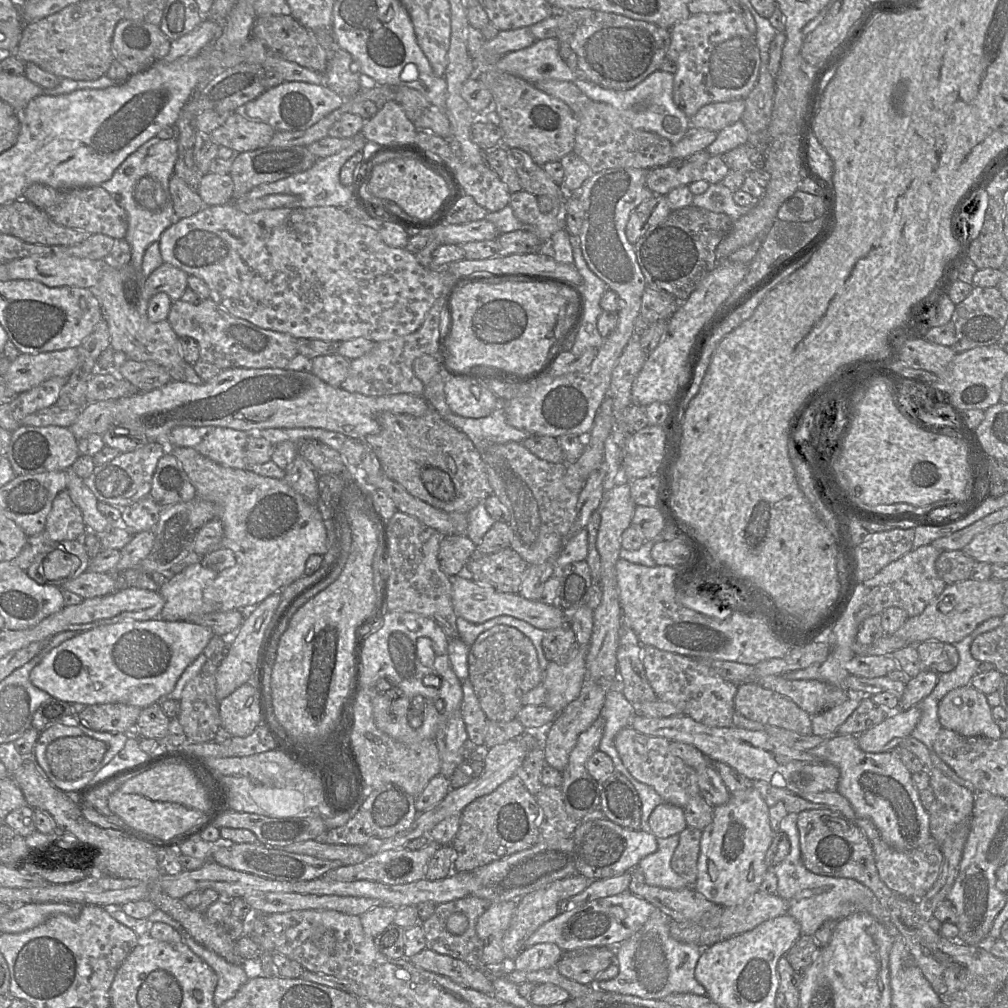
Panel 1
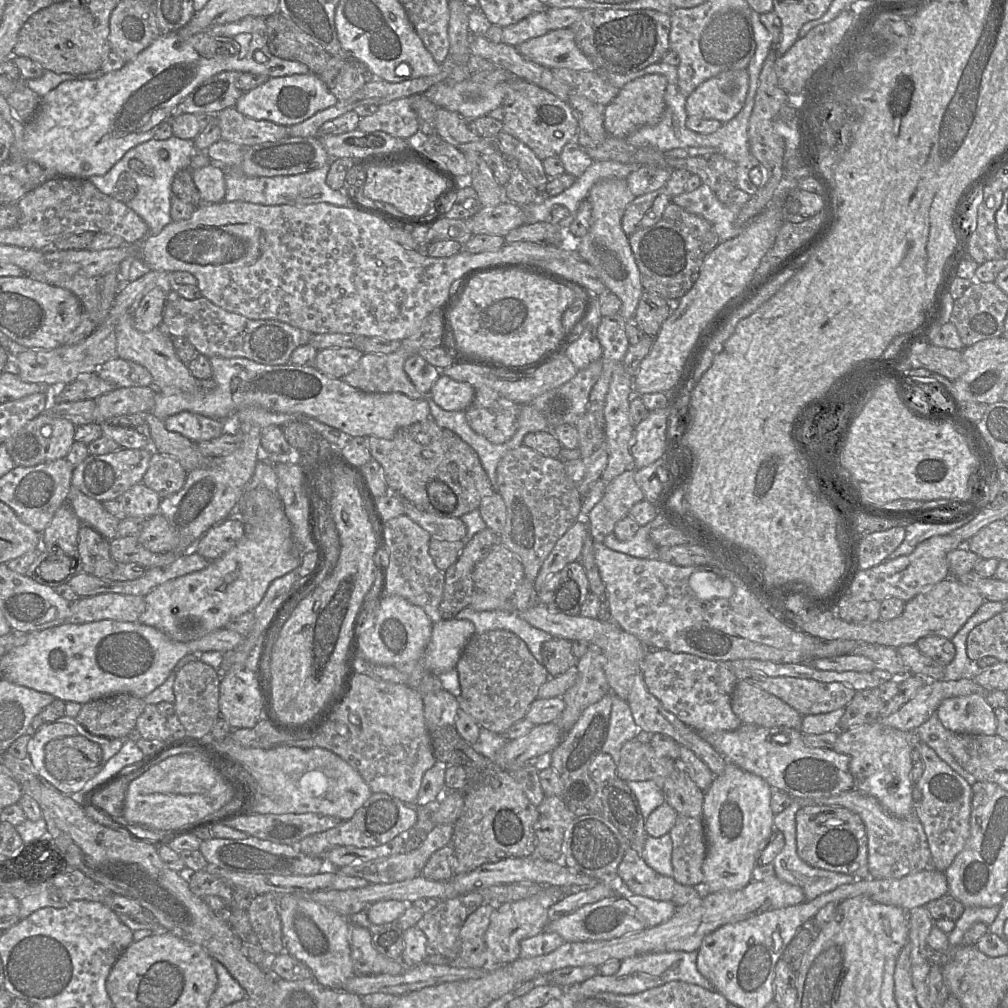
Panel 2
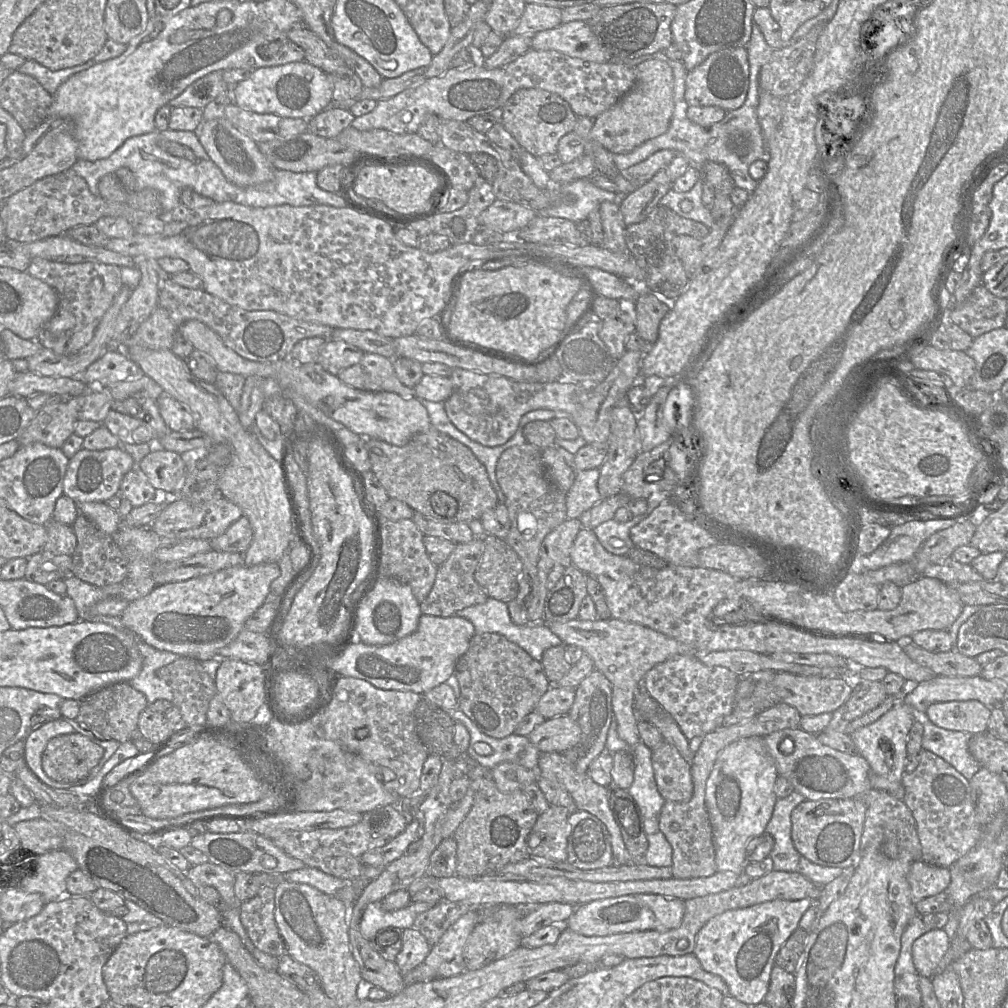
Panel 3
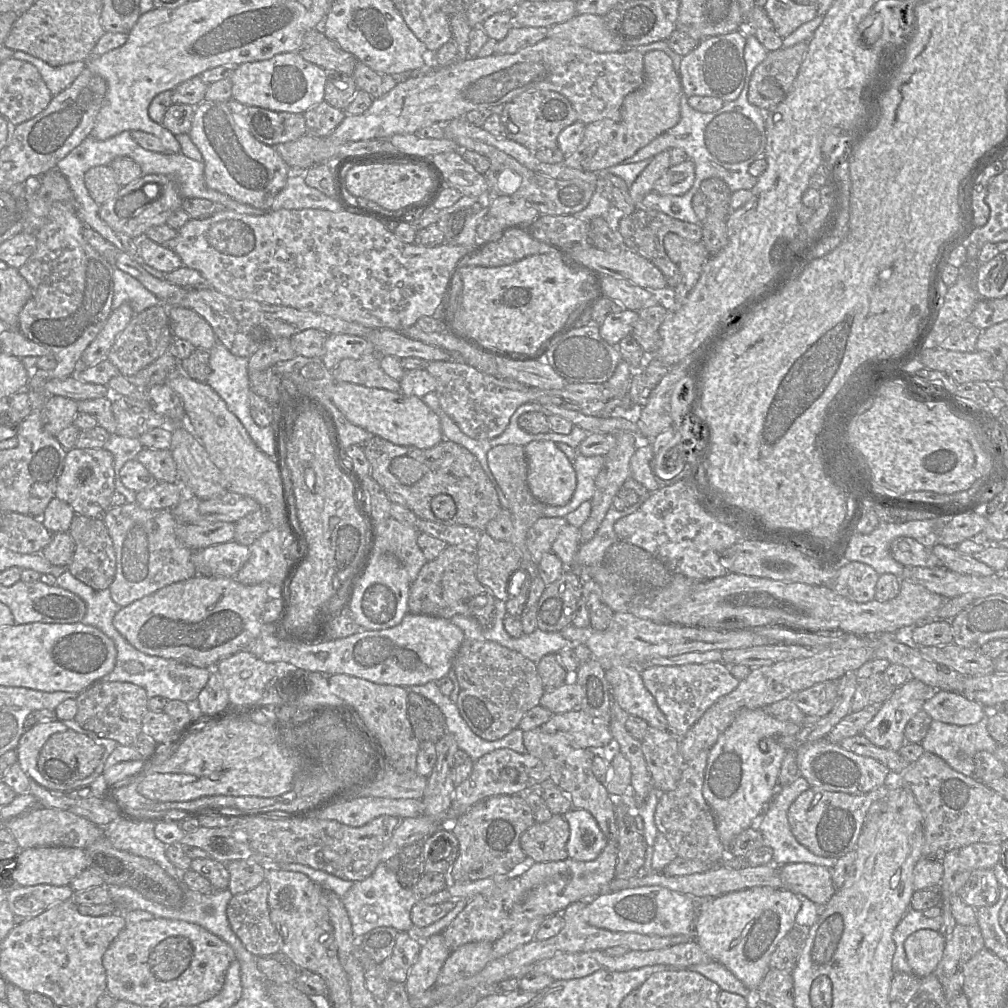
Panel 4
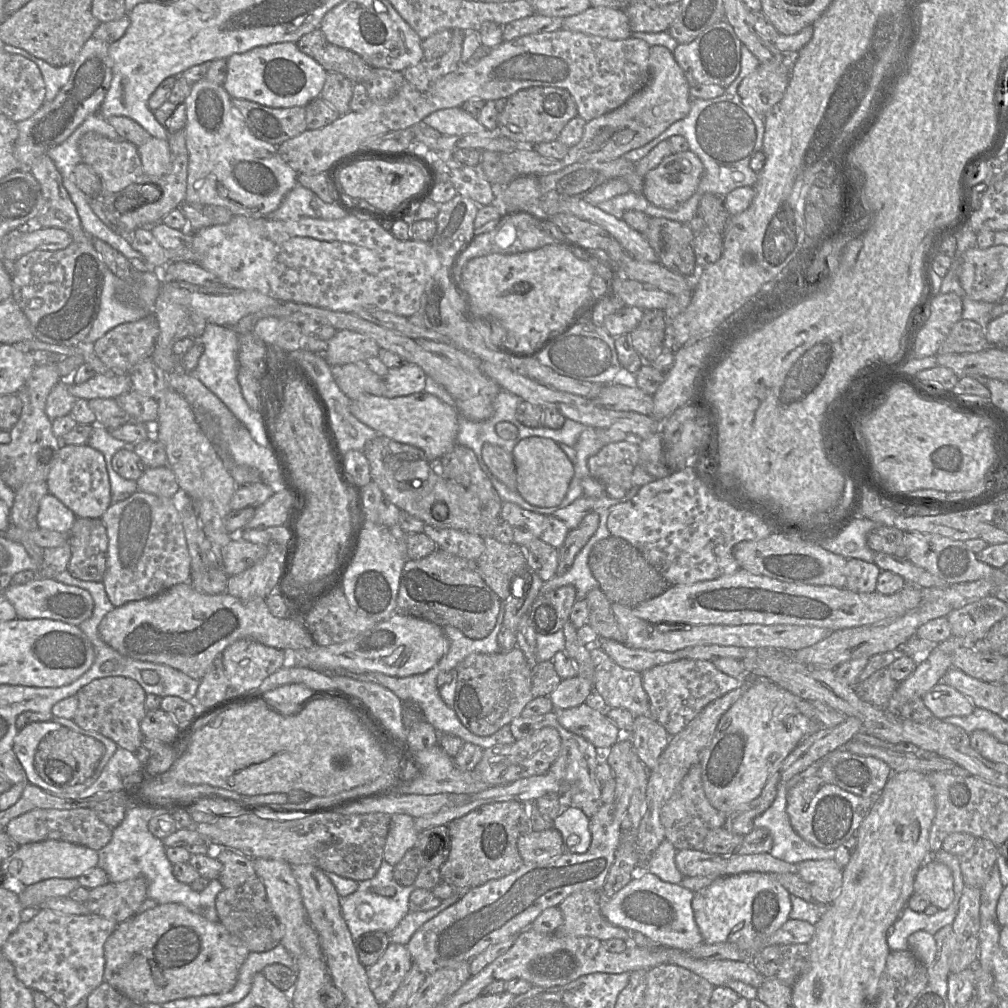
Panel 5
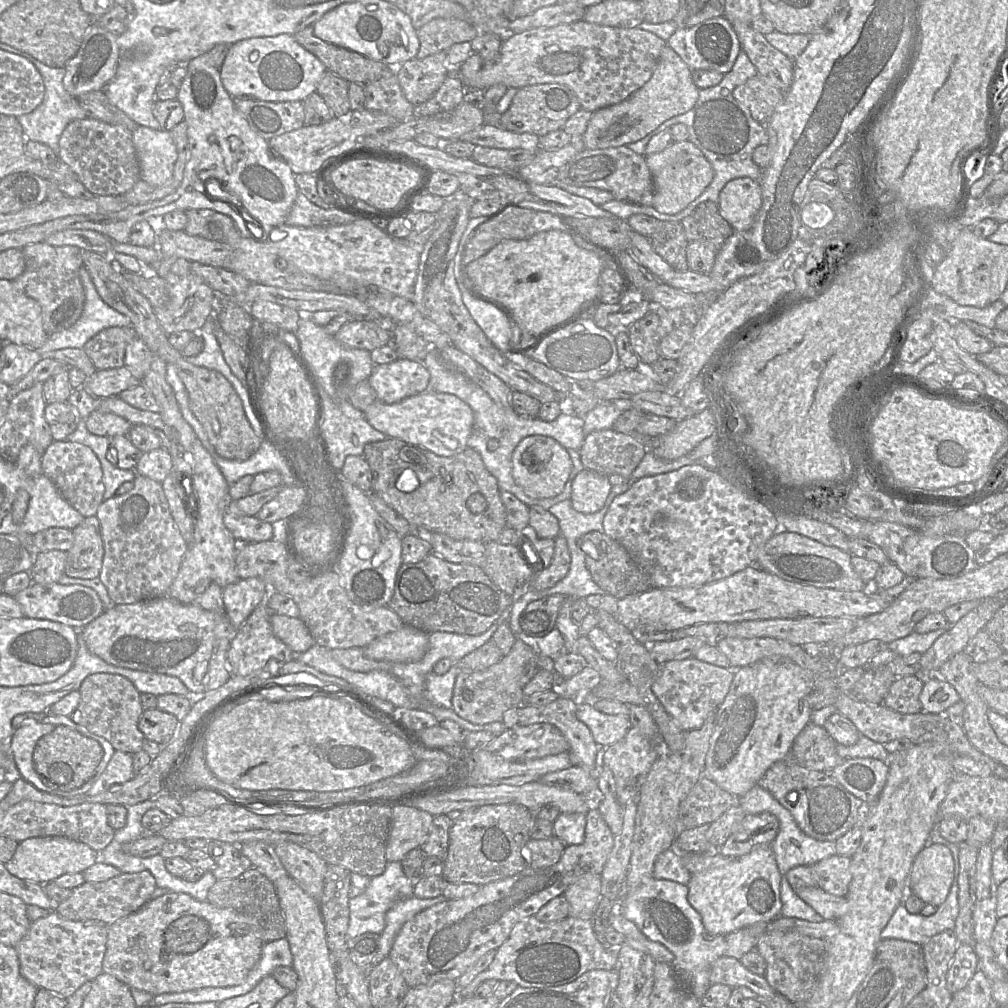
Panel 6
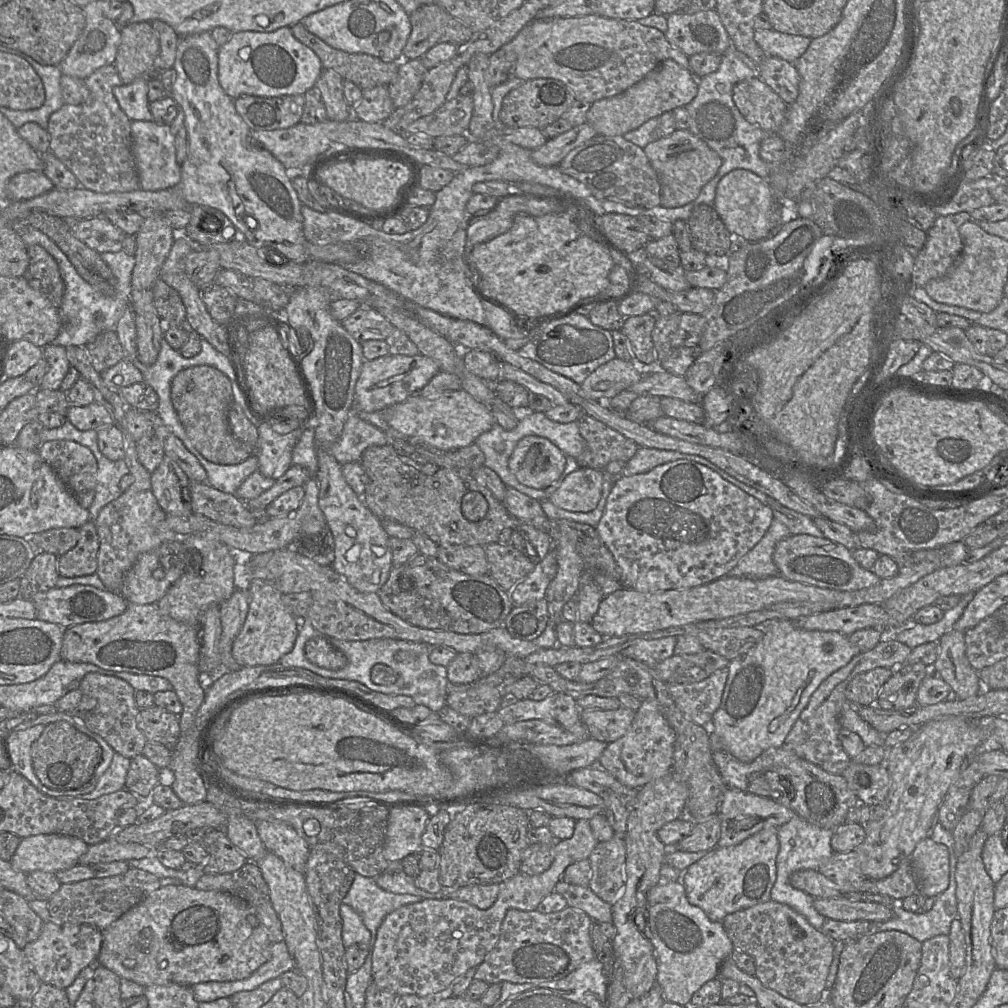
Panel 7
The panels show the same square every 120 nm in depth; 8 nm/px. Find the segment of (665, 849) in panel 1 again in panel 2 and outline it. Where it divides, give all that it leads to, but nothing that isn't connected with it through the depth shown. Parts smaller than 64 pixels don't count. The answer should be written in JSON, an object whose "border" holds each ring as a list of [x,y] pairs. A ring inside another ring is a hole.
{"border":[[[668,834],[659,838],[647,836],[640,856],[649,867],[661,875],[672,877],[672,839]]]}

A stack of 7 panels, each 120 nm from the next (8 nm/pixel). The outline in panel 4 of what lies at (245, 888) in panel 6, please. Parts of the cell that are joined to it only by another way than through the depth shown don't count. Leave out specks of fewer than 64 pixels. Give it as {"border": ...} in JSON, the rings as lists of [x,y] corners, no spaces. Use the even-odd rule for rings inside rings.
{"border":[[[266,881],[248,892],[233,895],[227,906],[227,917],[233,932],[254,956],[269,957],[281,950],[281,936],[270,920]]]}

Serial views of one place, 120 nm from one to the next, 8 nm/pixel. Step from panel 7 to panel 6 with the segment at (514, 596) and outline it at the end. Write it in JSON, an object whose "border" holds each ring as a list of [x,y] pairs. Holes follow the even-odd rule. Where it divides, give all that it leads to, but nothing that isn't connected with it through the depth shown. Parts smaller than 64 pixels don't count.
{"border":[[[559,534],[555,539],[555,551],[551,564],[541,571],[534,572],[530,587],[538,591],[553,587],[566,576],[570,563],[571,555],[567,540]]]}

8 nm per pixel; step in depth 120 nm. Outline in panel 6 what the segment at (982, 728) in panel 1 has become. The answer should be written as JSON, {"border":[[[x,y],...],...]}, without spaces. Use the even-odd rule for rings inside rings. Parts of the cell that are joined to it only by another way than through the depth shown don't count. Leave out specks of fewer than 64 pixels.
{"border":[[[938,675],[924,677],[919,701],[924,713],[942,713],[960,701],[957,691]]]}

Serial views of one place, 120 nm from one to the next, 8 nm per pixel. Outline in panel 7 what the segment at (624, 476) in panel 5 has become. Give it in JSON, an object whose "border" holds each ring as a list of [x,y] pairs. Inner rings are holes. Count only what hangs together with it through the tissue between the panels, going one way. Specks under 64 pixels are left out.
{"border":[[[587,414],[577,423],[585,440],[585,449],[577,458],[580,467],[603,470],[611,461],[627,463],[639,448],[633,440]]]}

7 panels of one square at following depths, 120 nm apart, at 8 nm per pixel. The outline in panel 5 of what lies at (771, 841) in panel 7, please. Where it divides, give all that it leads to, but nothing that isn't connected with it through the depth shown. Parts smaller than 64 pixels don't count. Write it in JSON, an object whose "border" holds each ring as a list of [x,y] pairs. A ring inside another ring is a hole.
{"border":[[[745,872],[717,877],[709,886],[694,894],[692,908],[705,943],[734,943],[748,952],[751,958],[766,939],[790,919],[790,896],[775,874]]]}

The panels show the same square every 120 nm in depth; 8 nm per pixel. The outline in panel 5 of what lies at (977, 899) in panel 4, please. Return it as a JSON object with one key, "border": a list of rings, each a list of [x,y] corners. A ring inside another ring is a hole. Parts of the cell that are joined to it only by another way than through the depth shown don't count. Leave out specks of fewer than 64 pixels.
{"border":[[[977,838],[975,844],[959,857],[964,885],[982,890],[997,865],[998,855],[999,846],[988,839]]]}

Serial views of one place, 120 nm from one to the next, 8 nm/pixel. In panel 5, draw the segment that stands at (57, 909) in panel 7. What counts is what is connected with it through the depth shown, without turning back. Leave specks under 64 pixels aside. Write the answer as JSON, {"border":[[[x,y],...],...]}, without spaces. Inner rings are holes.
{"border":[[[144,877],[117,883],[108,882],[91,889],[84,904],[89,914],[121,923],[136,914],[147,898],[147,888],[148,882]]]}

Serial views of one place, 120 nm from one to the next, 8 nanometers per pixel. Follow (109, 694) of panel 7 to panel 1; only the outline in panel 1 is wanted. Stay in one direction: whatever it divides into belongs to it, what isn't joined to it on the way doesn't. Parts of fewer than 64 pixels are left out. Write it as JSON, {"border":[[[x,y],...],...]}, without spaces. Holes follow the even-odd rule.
{"border":[[[122,703],[86,705],[78,718],[88,729],[118,734],[124,733],[137,722],[141,709]]]}

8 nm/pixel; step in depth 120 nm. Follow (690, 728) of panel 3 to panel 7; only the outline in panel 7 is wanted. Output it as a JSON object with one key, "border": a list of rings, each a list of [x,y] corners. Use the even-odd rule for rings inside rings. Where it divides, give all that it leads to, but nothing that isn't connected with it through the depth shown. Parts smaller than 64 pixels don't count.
{"border":[[[728,667],[715,671],[699,682],[666,685],[686,718],[700,726],[709,727],[721,703],[727,678]]]}

